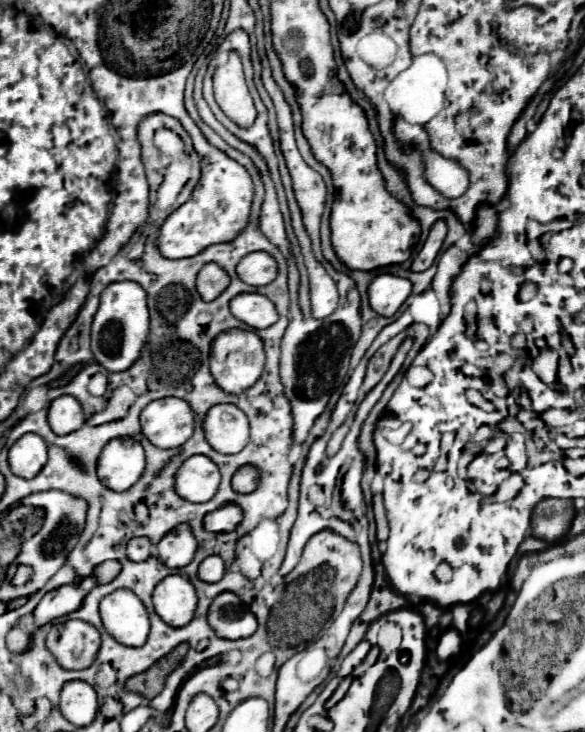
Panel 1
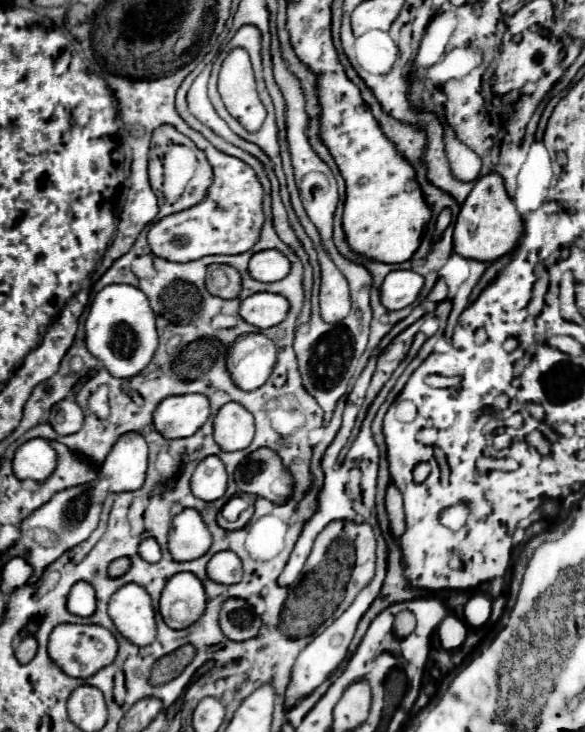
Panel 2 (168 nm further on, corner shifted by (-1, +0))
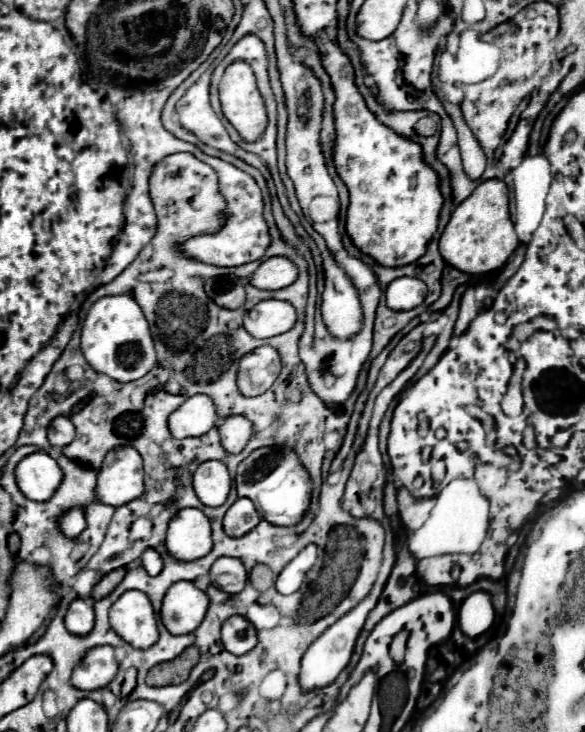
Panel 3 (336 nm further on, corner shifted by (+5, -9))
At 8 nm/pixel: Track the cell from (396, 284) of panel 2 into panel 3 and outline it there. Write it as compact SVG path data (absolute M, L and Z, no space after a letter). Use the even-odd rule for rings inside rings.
M397 278L393 280L385 290L387 306L395 312L401 310L413 310L425 300L427 286L419 278Z

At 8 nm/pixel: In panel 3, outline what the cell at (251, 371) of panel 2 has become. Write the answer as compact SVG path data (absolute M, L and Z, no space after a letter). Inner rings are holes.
M259 346L239 362L237 386L243 396L259 396L271 388L281 372L281 360L275 348Z

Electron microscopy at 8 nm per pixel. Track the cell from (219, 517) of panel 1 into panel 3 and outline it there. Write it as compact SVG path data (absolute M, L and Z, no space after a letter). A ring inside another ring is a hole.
M237 498L235 504L227 510L225 518L223 518L223 530L227 532L227 536L239 538L243 534L247 534L251 528L255 528L259 524L259 514L253 506L251 500L247 498Z

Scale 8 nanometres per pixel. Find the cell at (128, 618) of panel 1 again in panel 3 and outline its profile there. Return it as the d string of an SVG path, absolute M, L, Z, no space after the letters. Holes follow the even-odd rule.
M127 590L117 602L113 602L109 624L133 648L151 648L159 638L153 606L139 590Z

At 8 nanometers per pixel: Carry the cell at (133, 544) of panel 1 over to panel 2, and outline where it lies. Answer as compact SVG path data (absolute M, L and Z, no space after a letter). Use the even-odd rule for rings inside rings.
M145 539L141 545L139 545L139 555L149 561L149 563L157 563L161 559L161 549L157 545L155 539Z

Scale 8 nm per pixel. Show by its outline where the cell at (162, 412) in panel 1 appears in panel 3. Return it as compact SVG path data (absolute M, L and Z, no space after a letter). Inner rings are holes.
M195 394L187 398L175 412L169 416L169 430L173 438L189 438L203 436L219 422L215 414L213 400L205 394Z

